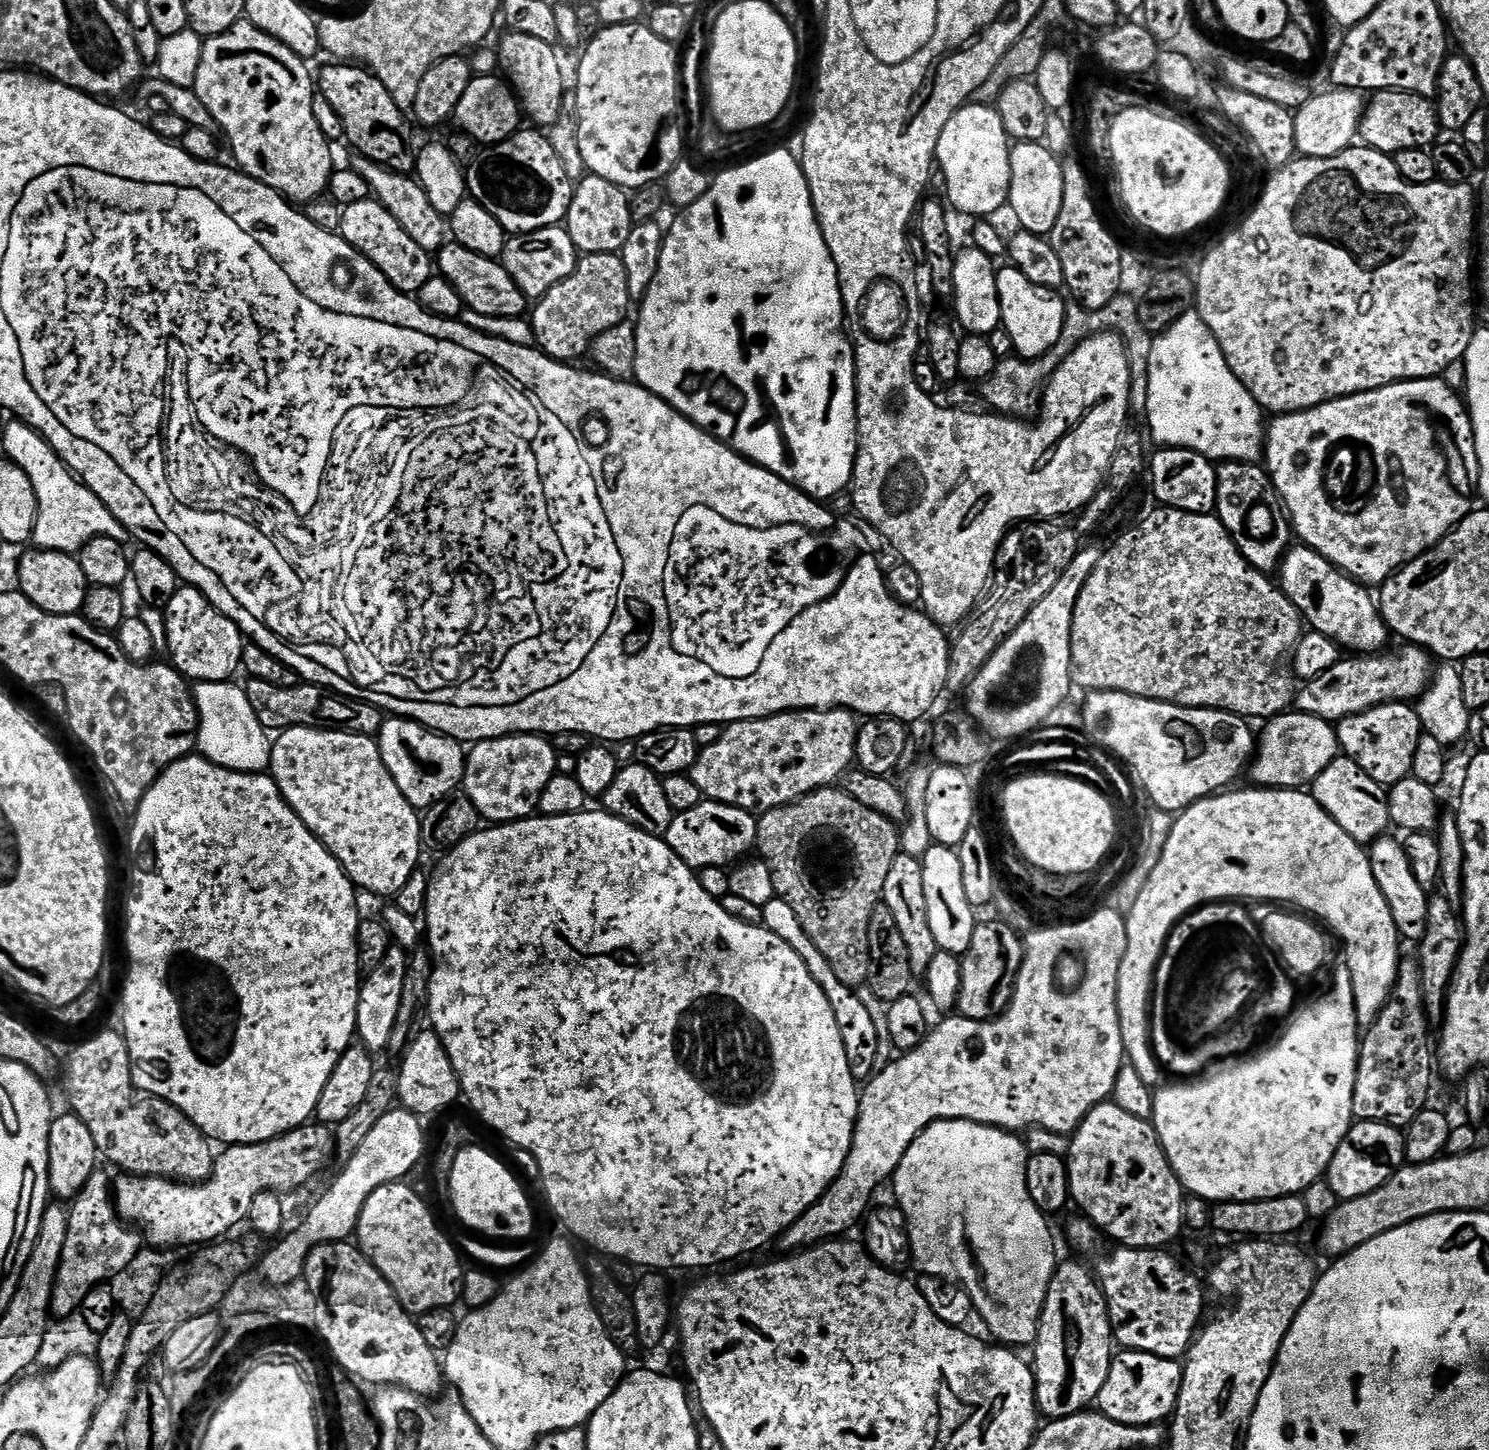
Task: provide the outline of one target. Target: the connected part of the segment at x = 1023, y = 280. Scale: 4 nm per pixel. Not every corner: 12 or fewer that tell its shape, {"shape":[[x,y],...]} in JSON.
{"shape":[[1011,266],[996,274],[1017,357],[1058,341],[1065,301]]}

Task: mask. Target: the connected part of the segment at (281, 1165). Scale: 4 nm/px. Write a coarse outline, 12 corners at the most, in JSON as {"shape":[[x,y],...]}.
{"shape":[[309,1122],[215,1157],[201,1184],[120,1174],[116,1213],[156,1248],[207,1246],[263,1192],[336,1155]]}

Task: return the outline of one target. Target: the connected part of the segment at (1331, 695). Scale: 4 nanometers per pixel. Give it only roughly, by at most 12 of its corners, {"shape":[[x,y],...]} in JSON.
{"shape":[[1415,644],[1341,658],[1297,687],[1329,722],[1416,702],[1433,657]]}

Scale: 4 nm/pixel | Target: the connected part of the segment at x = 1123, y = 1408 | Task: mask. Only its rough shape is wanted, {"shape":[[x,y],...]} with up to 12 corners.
{"shape":[[1117,1351],[1098,1411],[1130,1426],[1167,1421],[1180,1360]]}

